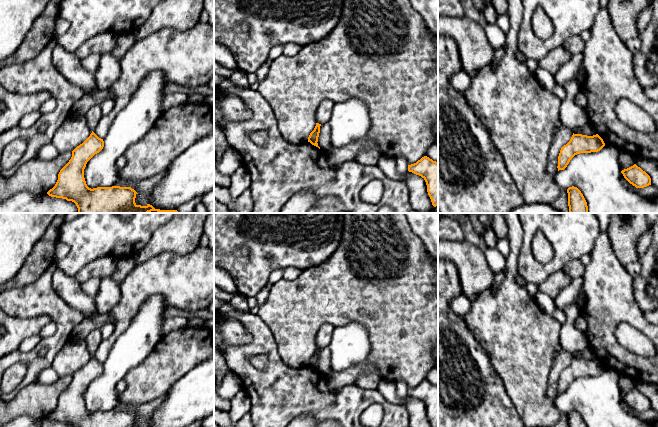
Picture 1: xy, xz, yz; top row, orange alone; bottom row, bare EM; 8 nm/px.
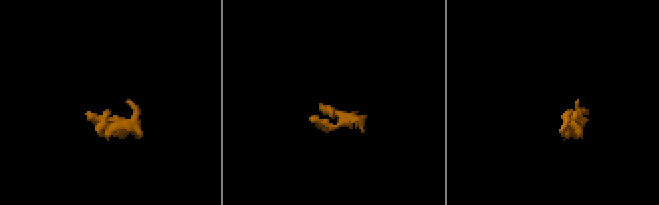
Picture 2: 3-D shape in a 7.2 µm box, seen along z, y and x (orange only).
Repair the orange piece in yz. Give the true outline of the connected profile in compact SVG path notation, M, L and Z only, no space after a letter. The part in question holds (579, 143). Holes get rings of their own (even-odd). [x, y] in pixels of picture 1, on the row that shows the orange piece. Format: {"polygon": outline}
{"polygon": "M573 133L570 141L560 150L557 166L558 171L564 170L575 155L580 153L598 152L604 146L605 143L598 134L587 136Z"}

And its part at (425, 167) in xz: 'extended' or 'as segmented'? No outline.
as segmented

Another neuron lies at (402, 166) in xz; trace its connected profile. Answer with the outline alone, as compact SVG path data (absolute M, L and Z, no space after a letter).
M403 157L396 158L396 166L399 174L404 174L408 171L408 163Z

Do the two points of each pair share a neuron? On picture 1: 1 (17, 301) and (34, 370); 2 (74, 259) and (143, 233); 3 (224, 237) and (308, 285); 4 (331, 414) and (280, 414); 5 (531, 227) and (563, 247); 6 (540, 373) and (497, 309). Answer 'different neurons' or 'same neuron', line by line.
1: same neuron
2: same neuron
3: different neurons
4: same neuron
5: same neuron
6: same neuron

